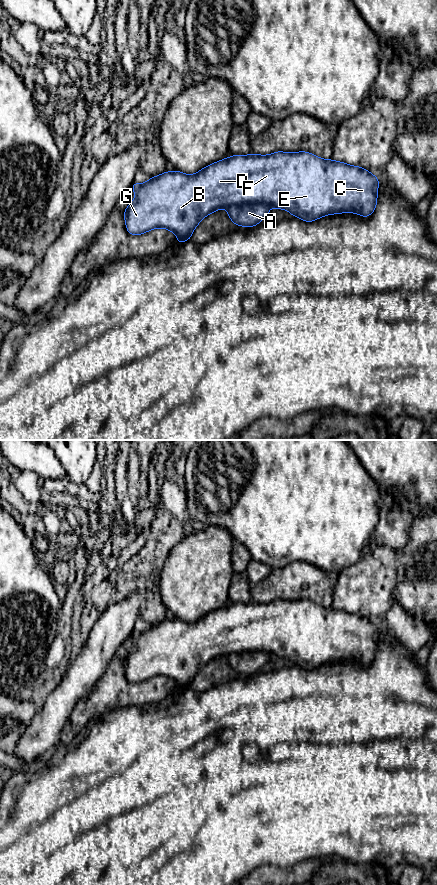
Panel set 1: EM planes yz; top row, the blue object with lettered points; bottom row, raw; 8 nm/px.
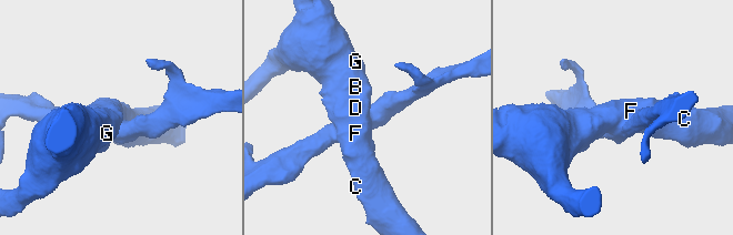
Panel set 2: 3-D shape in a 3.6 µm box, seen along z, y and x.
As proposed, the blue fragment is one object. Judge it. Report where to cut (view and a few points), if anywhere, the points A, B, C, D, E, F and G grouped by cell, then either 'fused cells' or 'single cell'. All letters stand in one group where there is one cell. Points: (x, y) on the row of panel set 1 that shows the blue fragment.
cut yz (270, 206), (264, 203), (240, 203), (232, 204), (226, 208); groups A / B C D E F G; fused cells

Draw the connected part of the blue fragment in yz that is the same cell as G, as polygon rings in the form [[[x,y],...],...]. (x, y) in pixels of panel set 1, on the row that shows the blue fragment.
[[[274,152],[270,155],[232,155],[212,163],[196,174],[187,175],[178,170],[165,171],[142,184],[133,182],[131,188],[135,199],[124,210],[126,229],[129,234],[141,235],[155,228],[165,228],[177,236],[176,244],[190,240],[199,222],[209,214],[232,205],[264,203],[269,207],[283,209],[305,222],[315,221],[323,216],[339,213],[357,213],[369,217],[377,206],[378,178],[367,169],[352,166],[333,159],[325,160],[310,152]]]

